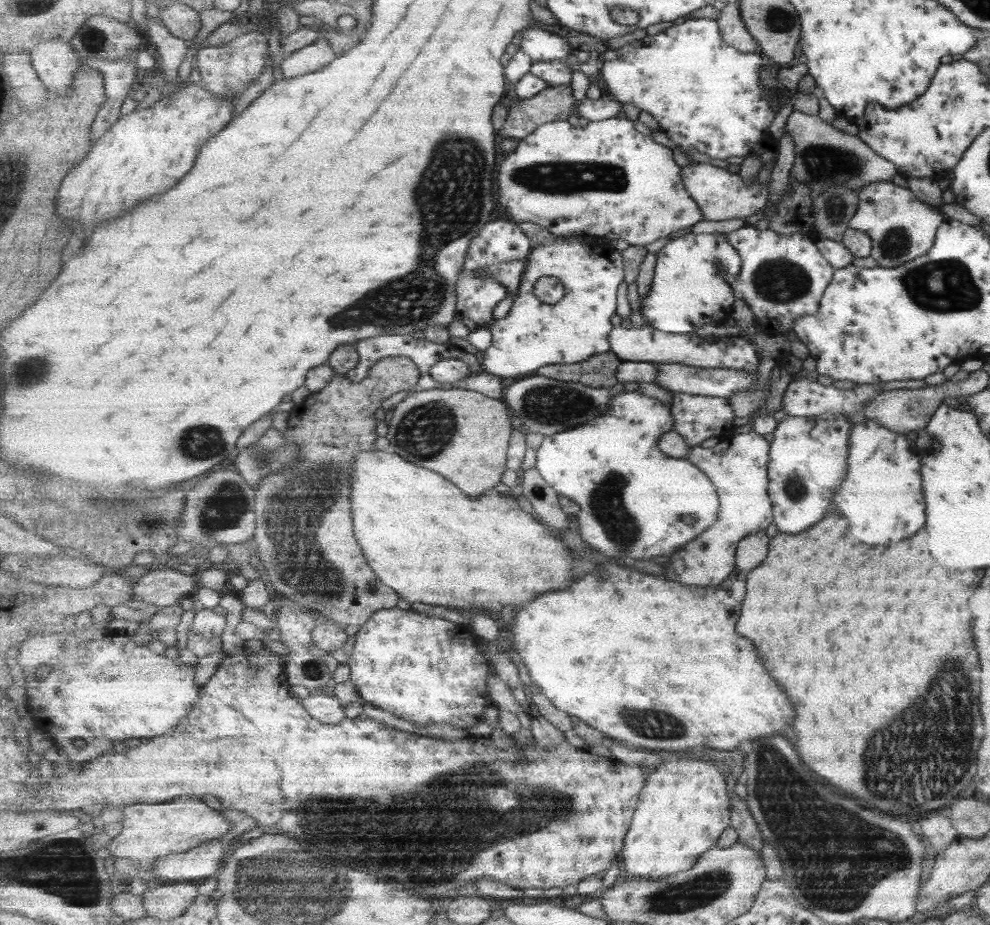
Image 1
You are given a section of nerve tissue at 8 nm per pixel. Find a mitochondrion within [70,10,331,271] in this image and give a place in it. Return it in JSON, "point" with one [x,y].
{"point":[99,43]}

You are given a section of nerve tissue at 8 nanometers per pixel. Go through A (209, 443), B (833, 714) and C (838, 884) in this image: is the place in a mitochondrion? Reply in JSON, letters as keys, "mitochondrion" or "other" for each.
{"A":"mitochondrion","B":"other","C":"mitochondrion"}

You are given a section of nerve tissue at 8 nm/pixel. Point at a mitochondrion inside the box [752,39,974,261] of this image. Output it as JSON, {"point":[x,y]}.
{"point":[824,161]}

